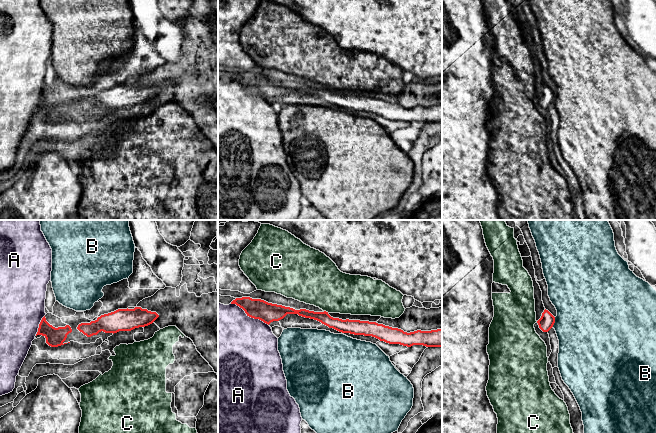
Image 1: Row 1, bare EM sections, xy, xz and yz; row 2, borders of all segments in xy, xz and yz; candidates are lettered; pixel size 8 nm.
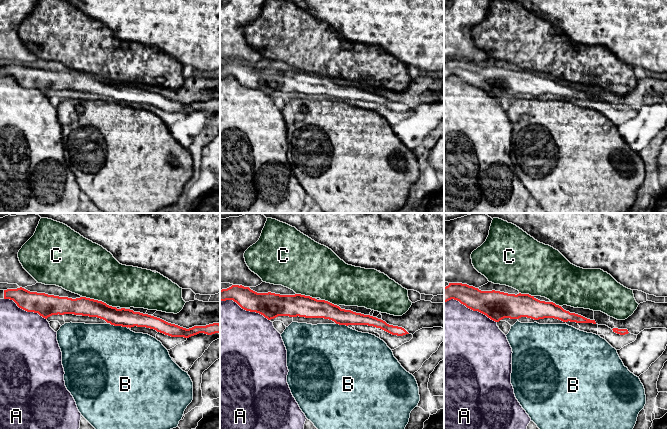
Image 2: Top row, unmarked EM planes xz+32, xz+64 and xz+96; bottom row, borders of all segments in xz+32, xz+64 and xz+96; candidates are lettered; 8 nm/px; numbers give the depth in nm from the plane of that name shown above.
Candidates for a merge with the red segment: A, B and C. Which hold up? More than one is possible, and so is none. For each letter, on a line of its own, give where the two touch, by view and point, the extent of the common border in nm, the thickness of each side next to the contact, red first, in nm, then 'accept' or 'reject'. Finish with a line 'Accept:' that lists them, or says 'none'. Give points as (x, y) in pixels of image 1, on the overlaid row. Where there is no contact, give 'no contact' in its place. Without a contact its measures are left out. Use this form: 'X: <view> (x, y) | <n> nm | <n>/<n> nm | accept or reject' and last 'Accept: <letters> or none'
A: xz (250, 316) | 360 nm | 160/480 nm | reject
B: yz (554, 322) | 80 nm | 120/480 nm | reject
C: xz (325, 311) | 40 nm | 110/380 nm | reject
Accept: none

